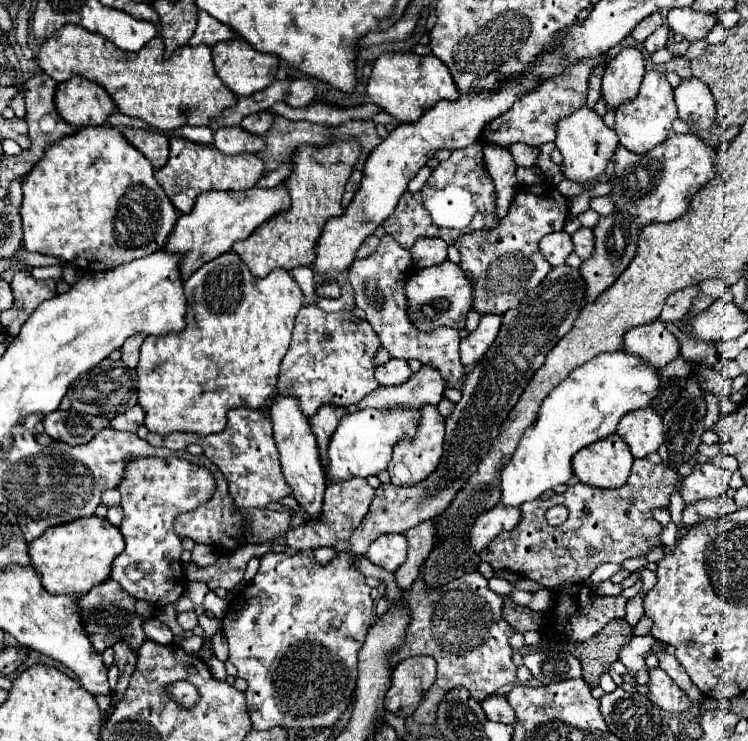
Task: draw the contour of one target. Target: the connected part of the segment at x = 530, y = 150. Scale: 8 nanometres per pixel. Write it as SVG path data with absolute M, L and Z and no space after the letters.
M516 143L510 146L509 151L514 159L516 168L533 167L540 154L539 148L530 147L524 143Z

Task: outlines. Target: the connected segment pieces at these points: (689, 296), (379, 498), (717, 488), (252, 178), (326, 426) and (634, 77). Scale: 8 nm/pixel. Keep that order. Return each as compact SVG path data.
M682 288L678 292L672 292L668 298L666 298L666 304L662 308L662 314L660 314L660 320L662 322L680 322L684 316L686 316L686 310L690 308L690 302L698 296L698 288Z
M562 264L552 268L538 288L530 290L530 294L526 294L526 298L522 298L516 308L508 310L502 316L502 326L496 340L478 360L476 368L466 374L462 384L462 398L446 420L444 456L436 472L414 488L400 488L390 484L380 484L376 488L370 512L350 538L350 548L356 554L366 554L370 542L382 534L404 534L408 528L432 520L446 510L448 502L476 472L476 466L488 454L502 422L518 402L534 372L544 364L546 354L572 328L574 320L580 314L580 308L584 306L584 298L586 284L580 272L576 268L570 268L568 264Z
M698 462L694 466L694 472L688 478L684 478L680 496L684 498L686 504L716 498L728 490L730 476L732 474L728 470L716 466L714 462Z
M170 138L170 158L162 170L156 170L156 180L164 188L178 212L188 214L194 208L196 196L208 190L248 190L264 174L264 164L256 154L226 156L214 146L196 144L184 138Z
M324 406L322 412L318 412L314 416L314 420L310 420L310 428L312 428L312 434L316 436L316 444L320 448L320 458L322 462L328 462L328 444L330 444L330 438L342 418L342 414L350 414L348 408L334 408L334 406Z
M624 48L616 58L608 62L602 78L602 96L606 108L614 112L638 96L644 78L644 56L640 50Z

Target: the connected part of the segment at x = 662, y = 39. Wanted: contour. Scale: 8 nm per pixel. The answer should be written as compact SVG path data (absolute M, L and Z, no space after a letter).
M660 26L654 34L650 34L650 36L642 42L642 46L644 46L644 50L646 50L648 54L654 54L656 50L660 50L660 48L666 46L666 40L668 40L668 26Z

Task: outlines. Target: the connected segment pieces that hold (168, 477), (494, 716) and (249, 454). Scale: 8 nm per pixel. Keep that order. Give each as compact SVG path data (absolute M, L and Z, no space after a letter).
M138 458L138 460L132 460L128 464L126 478L118 486L118 490L122 494L122 504L120 506L124 510L124 520L118 528L124 536L124 540L126 540L126 548L114 560L110 578L116 580L136 600L146 600L152 606L174 604L184 594L184 584L186 584L184 566L182 566L182 560L180 560L182 542L172 532L174 518L182 512L196 510L200 504L208 502L212 498L214 490L216 490L216 480L214 480L214 476L210 474L208 468L186 462L186 460L180 460L180 458Z
M492 694L490 698L486 698L486 700L482 702L482 710L484 710L486 718L490 718L490 720L494 720L494 722L516 724L514 710L510 708L506 696L502 696L502 694Z
M230 410L228 424L218 434L210 434L204 438L198 438L196 434L170 434L170 438L164 438L164 442L172 450L184 450L188 444L200 444L206 450L206 456L226 476L228 490L236 506L266 508L270 502L278 502L284 496L290 496L290 488L286 488L286 482L282 478L276 442L272 438L272 422L260 410Z

